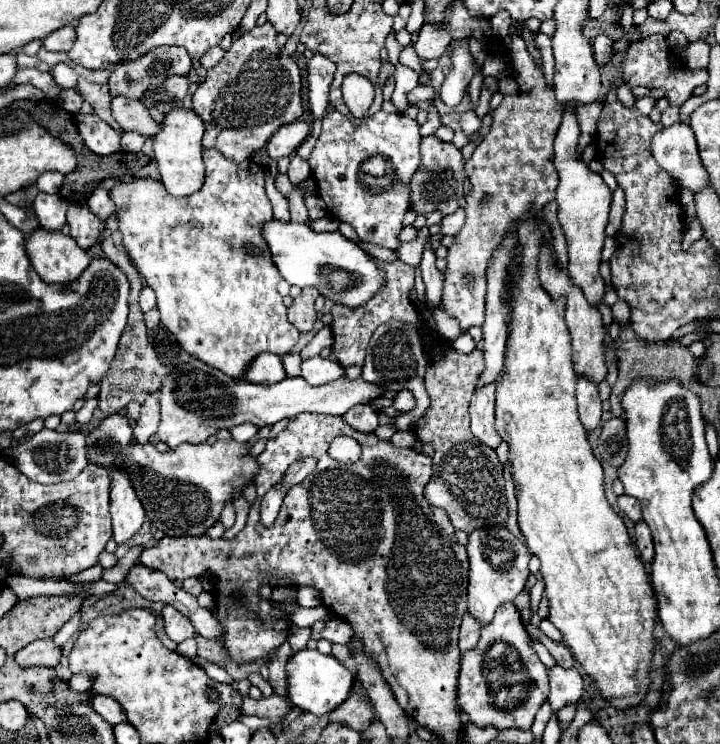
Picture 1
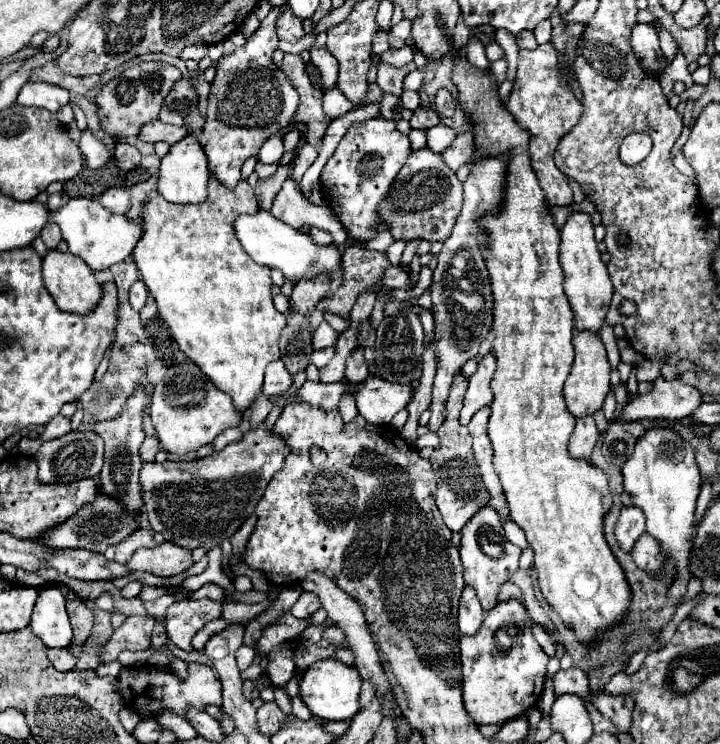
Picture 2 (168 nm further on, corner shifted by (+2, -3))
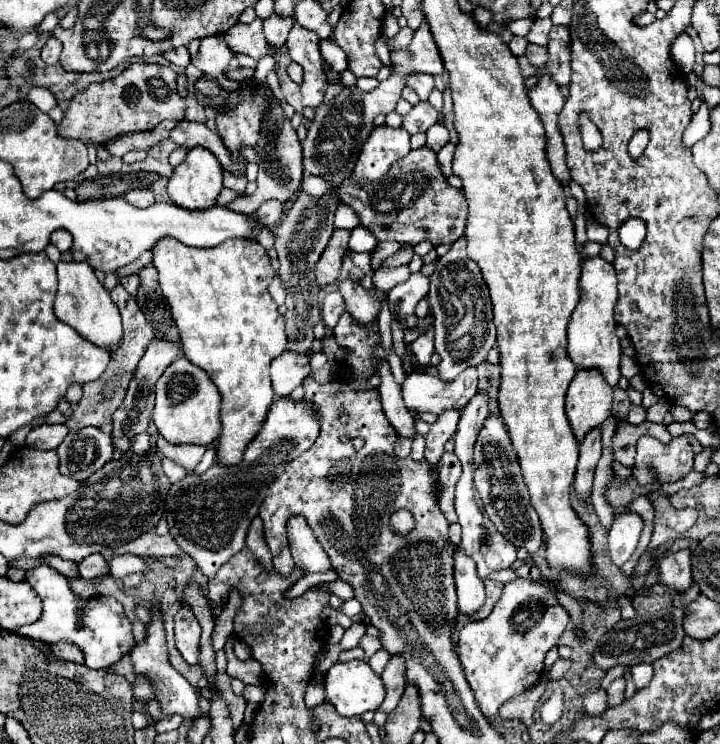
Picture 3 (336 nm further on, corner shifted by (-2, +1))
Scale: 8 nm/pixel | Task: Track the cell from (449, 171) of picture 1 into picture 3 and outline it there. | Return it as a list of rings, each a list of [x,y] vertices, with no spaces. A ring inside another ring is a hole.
[[[428,147],[410,151],[404,159],[394,163],[384,179],[352,181],[340,185],[340,201],[354,207],[362,225],[368,227],[380,241],[392,239],[416,245],[430,241],[432,245],[452,245],[466,227],[468,203],[464,191],[452,187],[442,175],[436,153]]]

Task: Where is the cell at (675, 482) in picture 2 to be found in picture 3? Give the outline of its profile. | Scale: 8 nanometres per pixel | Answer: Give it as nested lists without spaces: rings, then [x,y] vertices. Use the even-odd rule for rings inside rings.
[[[642,437],[638,441],[638,451],[636,451],[636,463],[632,467],[634,479],[640,485],[648,485],[648,483],[666,483],[666,481],[678,481],[684,479],[694,465],[694,451],[690,447],[688,441],[680,441],[680,439],[672,439],[670,443],[660,443],[658,439],[652,437]]]

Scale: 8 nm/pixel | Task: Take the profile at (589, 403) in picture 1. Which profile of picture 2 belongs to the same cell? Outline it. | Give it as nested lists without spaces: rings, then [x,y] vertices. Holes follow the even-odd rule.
[[[584,417],[576,421],[576,429],[572,433],[572,439],[568,443],[568,453],[574,459],[586,459],[590,461],[590,453],[598,441],[598,429],[594,423],[594,417]]]

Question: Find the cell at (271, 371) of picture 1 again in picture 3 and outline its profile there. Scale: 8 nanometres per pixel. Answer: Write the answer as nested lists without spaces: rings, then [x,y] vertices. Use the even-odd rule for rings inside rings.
[[[284,351],[280,357],[272,361],[272,367],[270,367],[272,387],[276,397],[290,395],[308,373],[310,373],[310,365],[306,355]]]

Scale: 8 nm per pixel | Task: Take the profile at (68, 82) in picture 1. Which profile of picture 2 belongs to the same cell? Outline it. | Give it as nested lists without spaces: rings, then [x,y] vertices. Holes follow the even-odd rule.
[[[26,83],[16,99],[18,105],[34,105],[56,113],[62,105],[68,105],[70,93],[50,83]]]

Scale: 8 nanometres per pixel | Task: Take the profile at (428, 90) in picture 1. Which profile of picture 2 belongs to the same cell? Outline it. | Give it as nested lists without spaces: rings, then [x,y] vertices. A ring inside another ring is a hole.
[[[404,91],[402,97],[400,97],[400,101],[402,101],[402,107],[410,109],[410,111],[414,111],[416,107],[420,107],[420,95],[418,95],[418,91]]]

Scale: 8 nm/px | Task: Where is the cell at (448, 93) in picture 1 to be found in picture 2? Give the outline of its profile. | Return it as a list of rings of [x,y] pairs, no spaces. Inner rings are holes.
[[[440,89],[436,95],[436,109],[442,117],[452,117],[454,109],[456,109],[456,101],[452,99],[452,95],[446,89]]]

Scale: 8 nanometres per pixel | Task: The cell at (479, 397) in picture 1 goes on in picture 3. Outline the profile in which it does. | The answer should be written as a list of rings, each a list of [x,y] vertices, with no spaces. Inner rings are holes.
[[[500,415],[488,417],[480,429],[478,441],[474,445],[474,465],[476,465],[476,489],[484,501],[484,509],[490,515],[492,523],[500,533],[506,535],[516,547],[526,547],[528,553],[534,553],[542,543],[542,529],[536,511],[530,505],[528,489],[522,481],[518,457],[512,451],[510,437],[502,423]]]

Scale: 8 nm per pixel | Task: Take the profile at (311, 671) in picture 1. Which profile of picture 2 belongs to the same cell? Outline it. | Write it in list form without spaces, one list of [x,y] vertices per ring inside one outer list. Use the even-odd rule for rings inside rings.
[[[326,659],[326,661],[314,663],[306,671],[300,683],[300,695],[314,715],[320,715],[322,719],[328,719],[328,721],[342,721],[342,719],[352,719],[360,711],[360,703],[358,703],[360,685],[362,685],[362,679],[356,667],[348,667],[336,659]]]

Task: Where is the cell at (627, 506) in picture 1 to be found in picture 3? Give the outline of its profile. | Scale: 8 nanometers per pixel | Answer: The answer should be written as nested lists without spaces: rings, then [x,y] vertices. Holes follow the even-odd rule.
[[[620,513],[614,517],[608,535],[608,549],[616,565],[624,565],[638,547],[640,533],[644,529],[644,519],[638,513]]]

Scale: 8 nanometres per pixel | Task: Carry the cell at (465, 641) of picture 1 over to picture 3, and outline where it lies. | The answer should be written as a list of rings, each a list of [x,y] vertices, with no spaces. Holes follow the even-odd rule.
[[[456,547],[454,551],[454,561],[456,561],[454,579],[456,579],[458,607],[462,615],[470,617],[484,605],[484,583],[476,575],[476,565],[460,547]]]

